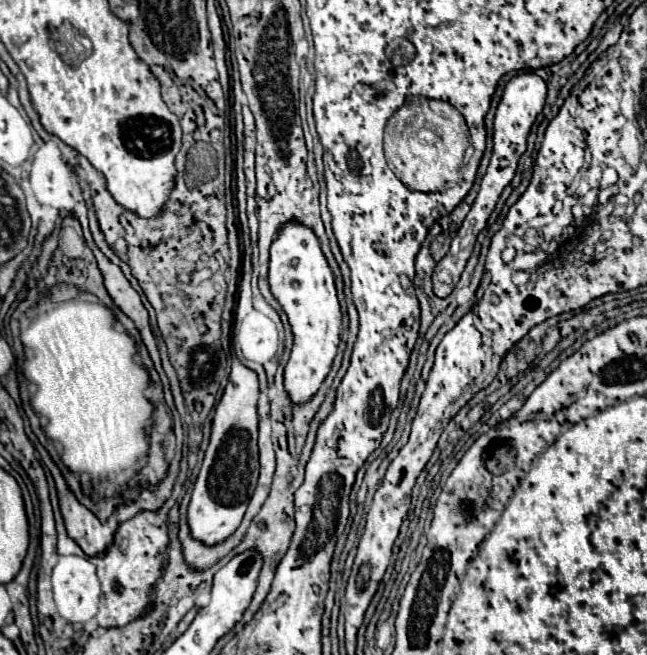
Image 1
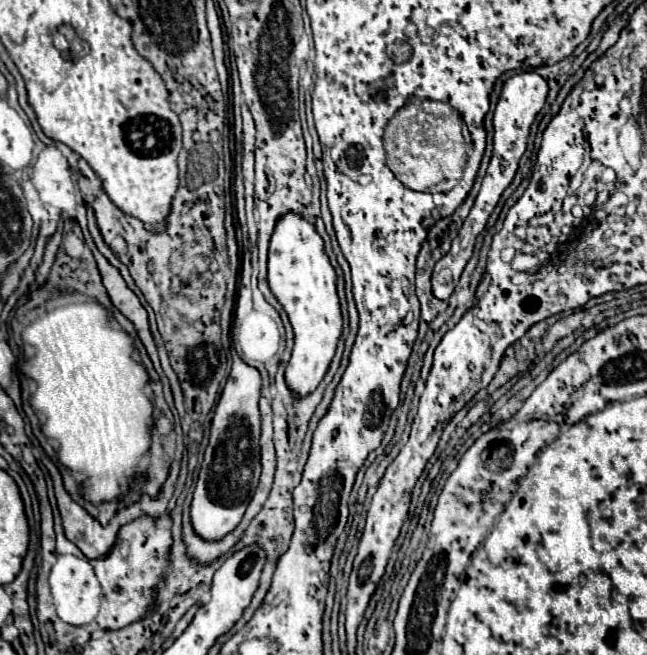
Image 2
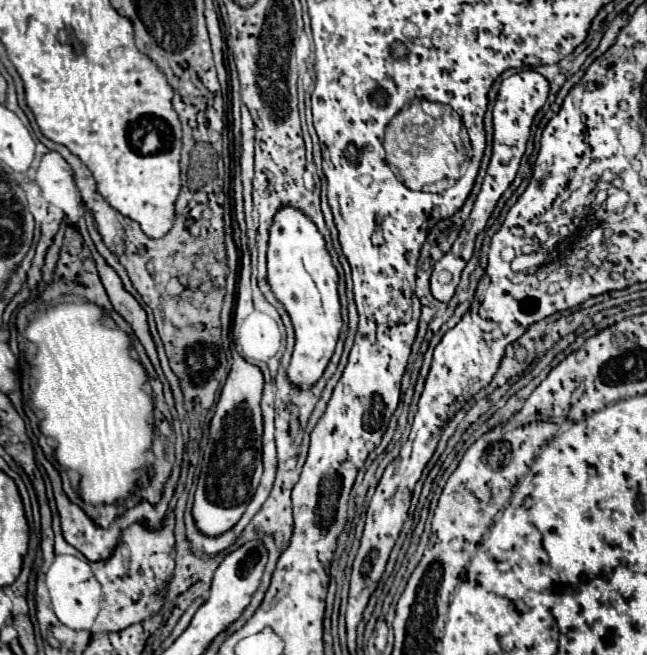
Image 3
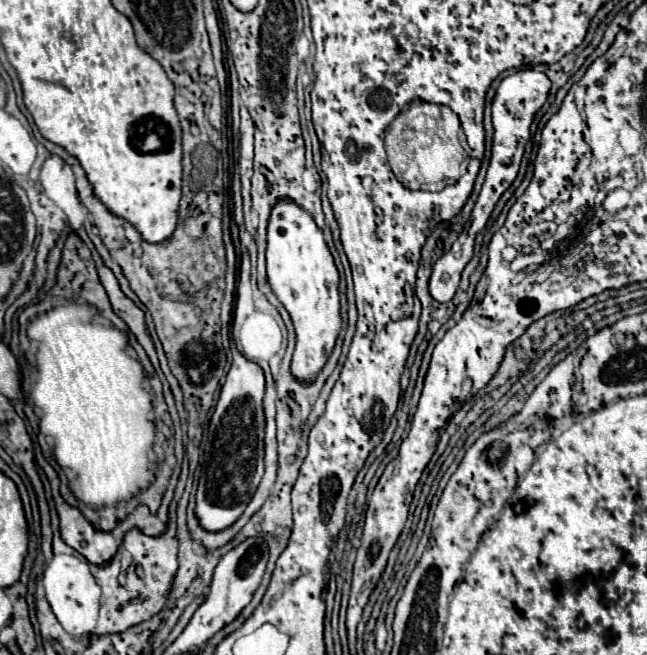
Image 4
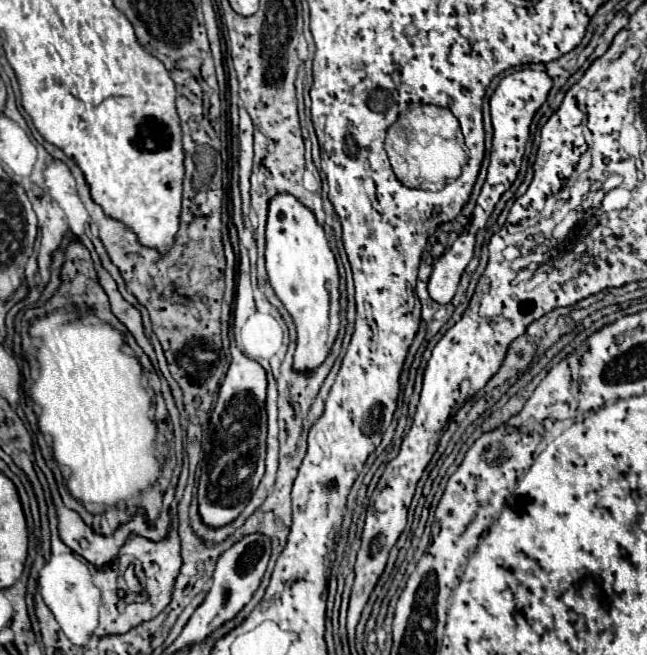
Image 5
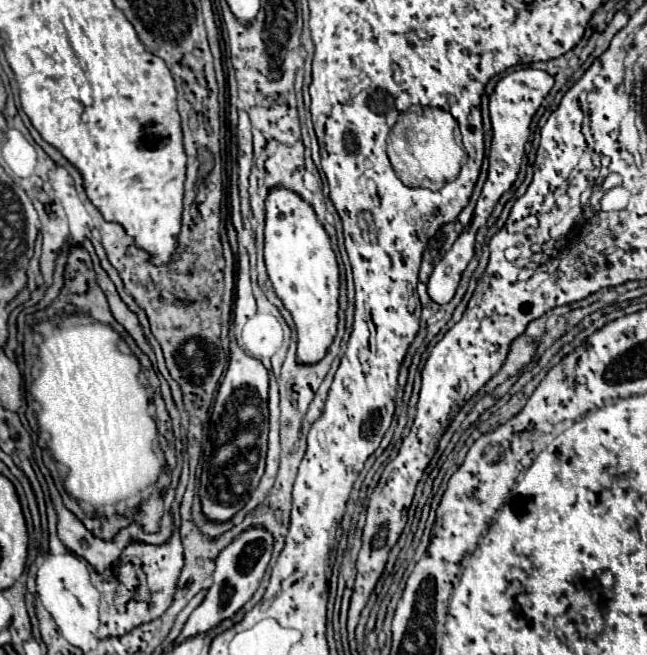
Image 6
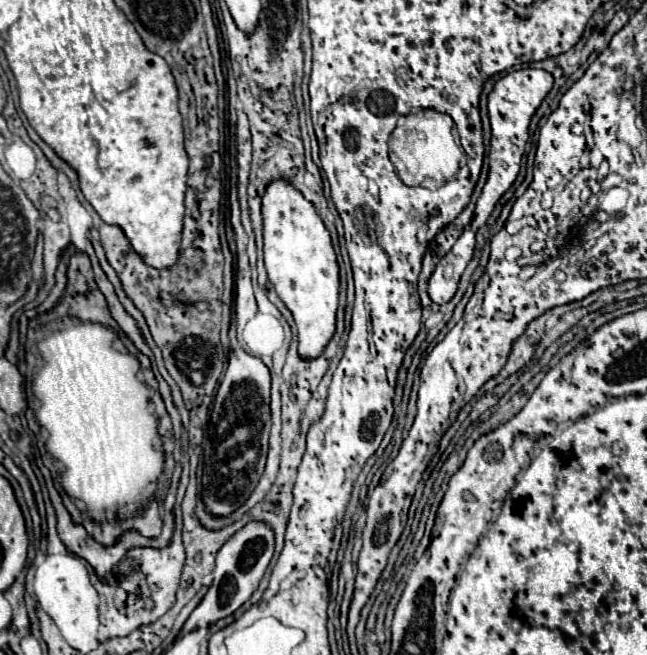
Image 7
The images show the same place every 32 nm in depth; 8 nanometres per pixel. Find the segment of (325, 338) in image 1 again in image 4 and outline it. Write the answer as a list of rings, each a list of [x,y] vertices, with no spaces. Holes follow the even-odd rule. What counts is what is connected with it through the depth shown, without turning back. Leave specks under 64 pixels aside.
[[[280,200],[272,210],[268,224],[266,266],[272,292],[288,310],[296,330],[296,350],[290,364],[292,378],[312,382],[332,354],[342,328],[338,270],[334,266],[334,258],[326,246],[322,230],[316,226],[314,218],[292,200]]]

